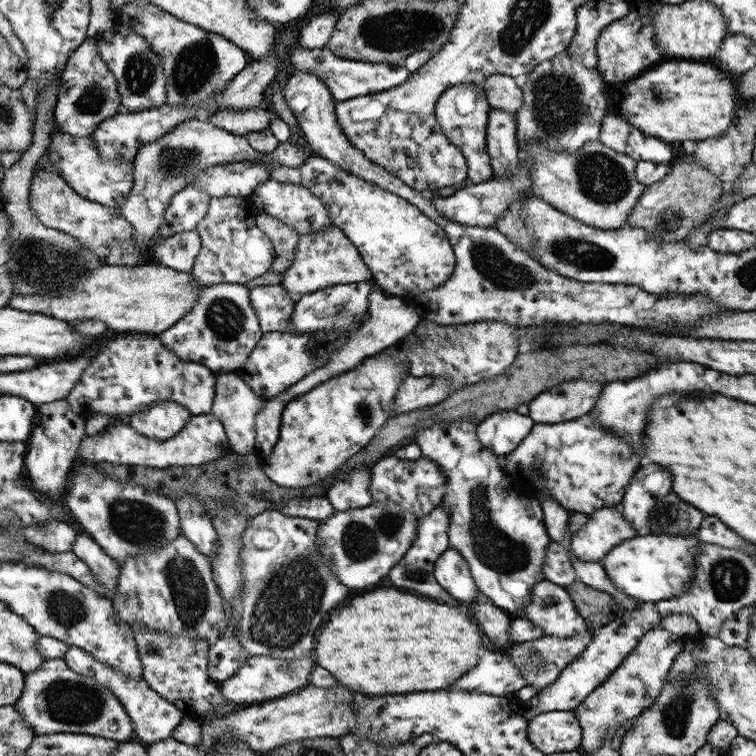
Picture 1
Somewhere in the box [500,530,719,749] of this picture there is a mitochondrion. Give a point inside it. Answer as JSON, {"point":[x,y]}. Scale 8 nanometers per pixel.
{"point":[677,712]}

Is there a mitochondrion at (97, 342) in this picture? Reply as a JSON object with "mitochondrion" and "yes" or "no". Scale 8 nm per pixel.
{"mitochondrion":"no"}

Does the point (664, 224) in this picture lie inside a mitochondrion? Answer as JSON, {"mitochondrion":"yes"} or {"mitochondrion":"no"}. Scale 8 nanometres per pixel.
{"mitochondrion":"no"}

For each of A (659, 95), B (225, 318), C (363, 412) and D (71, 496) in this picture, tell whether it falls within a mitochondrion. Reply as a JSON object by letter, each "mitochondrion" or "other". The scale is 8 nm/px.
{"A":"mitochondrion","B":"mitochondrion","C":"mitochondrion","D":"other"}

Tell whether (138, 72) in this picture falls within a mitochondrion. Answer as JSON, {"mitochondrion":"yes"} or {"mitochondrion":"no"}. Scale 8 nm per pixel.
{"mitochondrion":"yes"}

